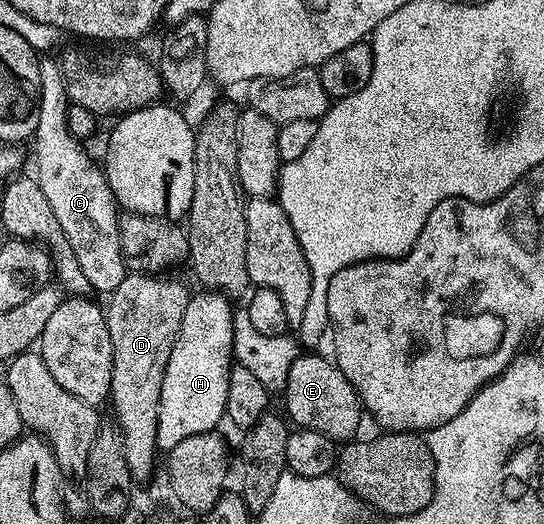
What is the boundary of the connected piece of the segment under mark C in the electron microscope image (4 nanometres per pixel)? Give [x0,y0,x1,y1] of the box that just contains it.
[32,57,128,295]

